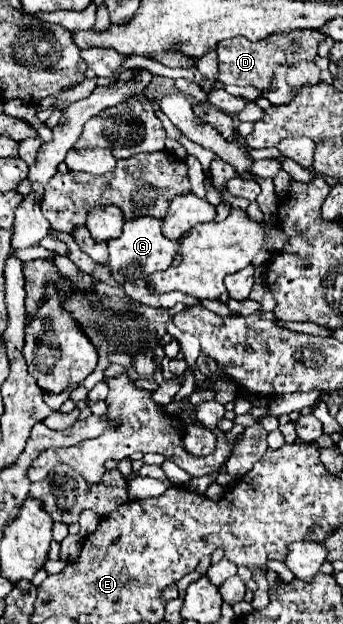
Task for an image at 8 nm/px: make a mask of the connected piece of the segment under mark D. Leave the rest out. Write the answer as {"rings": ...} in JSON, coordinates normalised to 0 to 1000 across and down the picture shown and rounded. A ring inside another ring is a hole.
{"rings":[[[854,48],[854,51],[808,51],[773,64],[732,67],[720,61],[679,61],[638,71],[638,128],[650,135],[685,138],[743,138],[749,144],[778,144],[790,138],[790,112],[819,99],[913,99],[924,90],[924,74],[936,64],[953,64],[930,48]]]}

